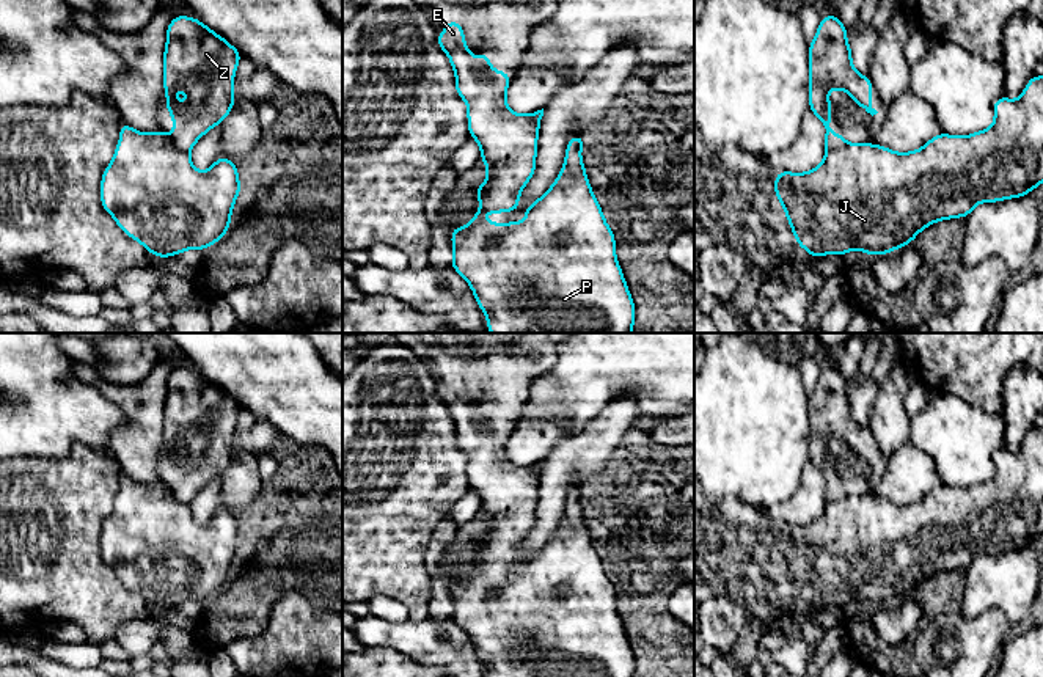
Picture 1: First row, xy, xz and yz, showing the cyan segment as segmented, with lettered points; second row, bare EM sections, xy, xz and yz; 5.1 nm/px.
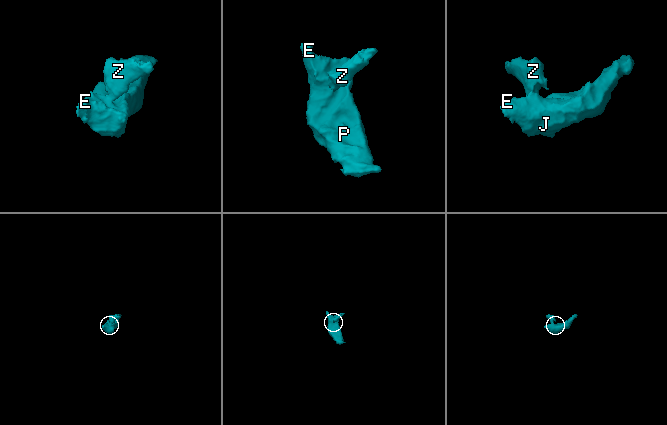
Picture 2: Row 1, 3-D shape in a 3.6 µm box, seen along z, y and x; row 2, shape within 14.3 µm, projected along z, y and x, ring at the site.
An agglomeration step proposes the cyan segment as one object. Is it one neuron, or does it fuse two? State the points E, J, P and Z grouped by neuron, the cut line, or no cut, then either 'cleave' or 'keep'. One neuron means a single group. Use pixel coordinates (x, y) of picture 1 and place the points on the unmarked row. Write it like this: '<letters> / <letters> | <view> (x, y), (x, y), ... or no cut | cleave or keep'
E J P / Z | xy (172, 492), (187, 505) | cleave

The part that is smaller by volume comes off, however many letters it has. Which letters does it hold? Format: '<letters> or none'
Z

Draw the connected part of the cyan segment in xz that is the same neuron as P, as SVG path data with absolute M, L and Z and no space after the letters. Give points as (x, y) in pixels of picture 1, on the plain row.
M457 371L448 372L445 383L435 386L440 401L449 408L456 426L456 445L468 457L468 484L481 498L481 512L489 523L487 531L473 543L481 559L473 562L473 572L465 578L451 581L452 609L451 619L467 631L478 658L487 668L487 677L635 677L635 653L630 647L622 620L616 609L616 589L609 581L602 559L597 554L592 539L581 514L581 500L586 490L572 487L565 500L565 510L553 537L536 551L526 562L526 573L496 576L484 573L484 564L518 562L518 548L534 528L539 476L532 467L518 467L506 456L507 437L512 434L506 423L496 424L492 419L489 404L478 410L465 397L465 383Z

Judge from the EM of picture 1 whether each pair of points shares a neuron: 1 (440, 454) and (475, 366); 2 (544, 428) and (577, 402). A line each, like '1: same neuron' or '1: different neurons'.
1: different neurons
2: different neurons

